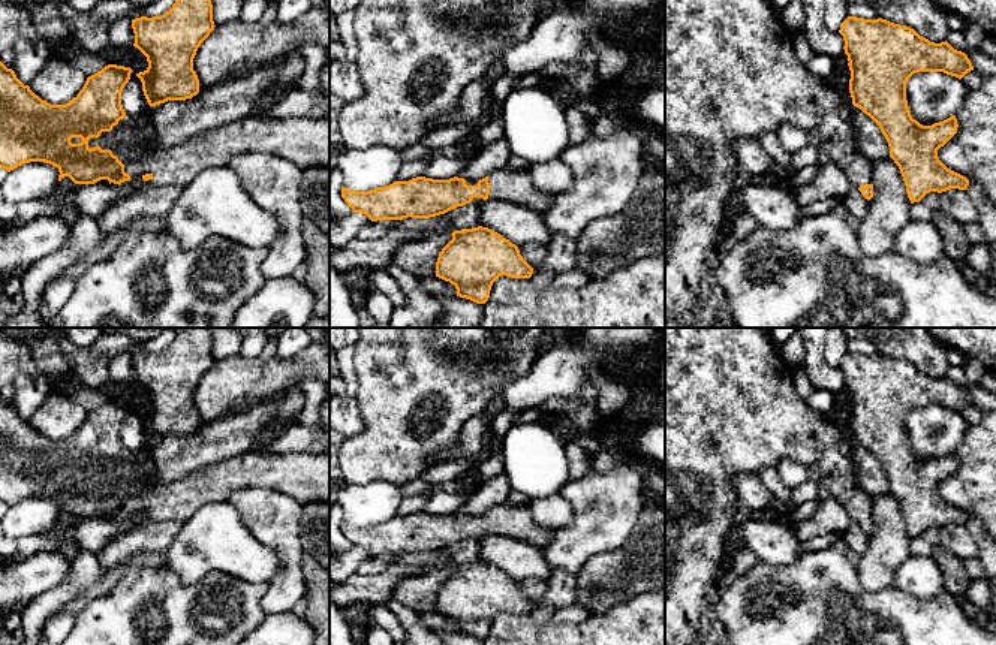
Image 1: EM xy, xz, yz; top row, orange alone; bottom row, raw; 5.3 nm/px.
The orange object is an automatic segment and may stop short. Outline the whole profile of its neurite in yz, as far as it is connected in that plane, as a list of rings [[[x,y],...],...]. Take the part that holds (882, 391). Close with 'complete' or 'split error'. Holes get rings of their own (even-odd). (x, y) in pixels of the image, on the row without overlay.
[[[848,352],[839,368],[843,371],[843,385],[849,397],[852,440],[879,461],[888,477],[890,492],[900,504],[911,539],[920,537],[930,527],[966,525],[969,515],[948,504],[938,492],[938,485],[957,468],[956,450],[932,461],[920,459],[912,453],[908,443],[906,418],[918,407],[944,407],[962,415],[974,406],[968,391],[954,385],[947,376],[941,379],[930,377],[914,364],[882,353]]] | complete

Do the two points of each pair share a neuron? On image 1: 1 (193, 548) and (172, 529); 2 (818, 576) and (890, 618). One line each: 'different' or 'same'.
1: different
2: same

